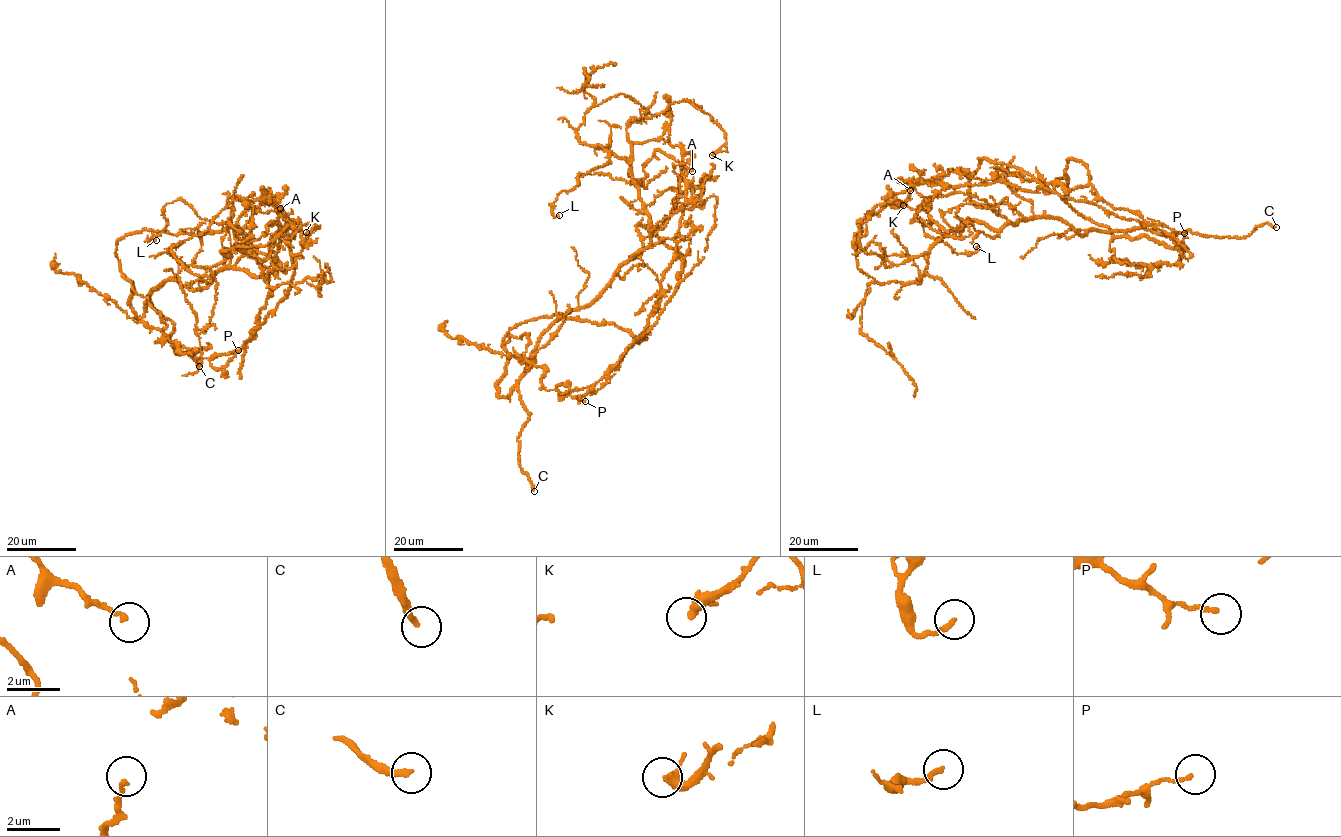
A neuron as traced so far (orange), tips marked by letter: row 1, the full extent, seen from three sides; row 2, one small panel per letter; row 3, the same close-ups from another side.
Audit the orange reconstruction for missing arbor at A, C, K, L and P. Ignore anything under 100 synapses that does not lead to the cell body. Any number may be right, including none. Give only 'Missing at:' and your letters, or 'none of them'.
Missing at: C

